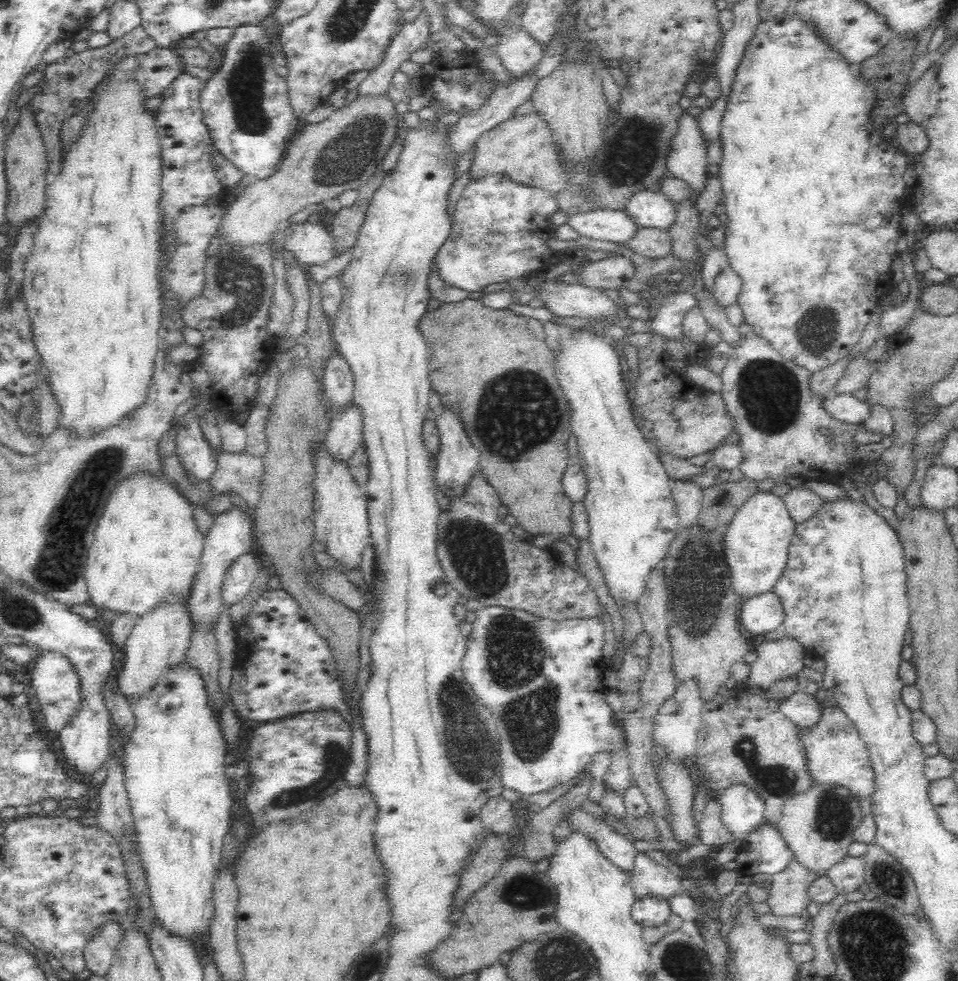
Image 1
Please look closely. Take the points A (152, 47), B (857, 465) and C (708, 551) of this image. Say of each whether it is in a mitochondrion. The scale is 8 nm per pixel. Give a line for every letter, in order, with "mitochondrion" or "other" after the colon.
A: other
B: other
C: mitochondrion

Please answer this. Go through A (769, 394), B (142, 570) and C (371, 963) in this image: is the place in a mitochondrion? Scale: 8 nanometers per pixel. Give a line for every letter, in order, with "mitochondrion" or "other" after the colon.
A: mitochondrion
B: other
C: other

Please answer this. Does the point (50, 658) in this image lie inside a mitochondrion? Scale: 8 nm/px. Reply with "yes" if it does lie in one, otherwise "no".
no

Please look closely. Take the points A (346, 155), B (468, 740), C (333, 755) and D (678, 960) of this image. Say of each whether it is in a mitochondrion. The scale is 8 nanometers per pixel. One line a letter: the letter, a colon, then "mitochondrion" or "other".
A: mitochondrion
B: mitochondrion
C: mitochondrion
D: mitochondrion

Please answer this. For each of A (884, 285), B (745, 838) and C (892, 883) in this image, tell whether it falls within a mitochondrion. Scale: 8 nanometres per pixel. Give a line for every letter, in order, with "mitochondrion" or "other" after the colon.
A: other
B: other
C: mitochondrion

